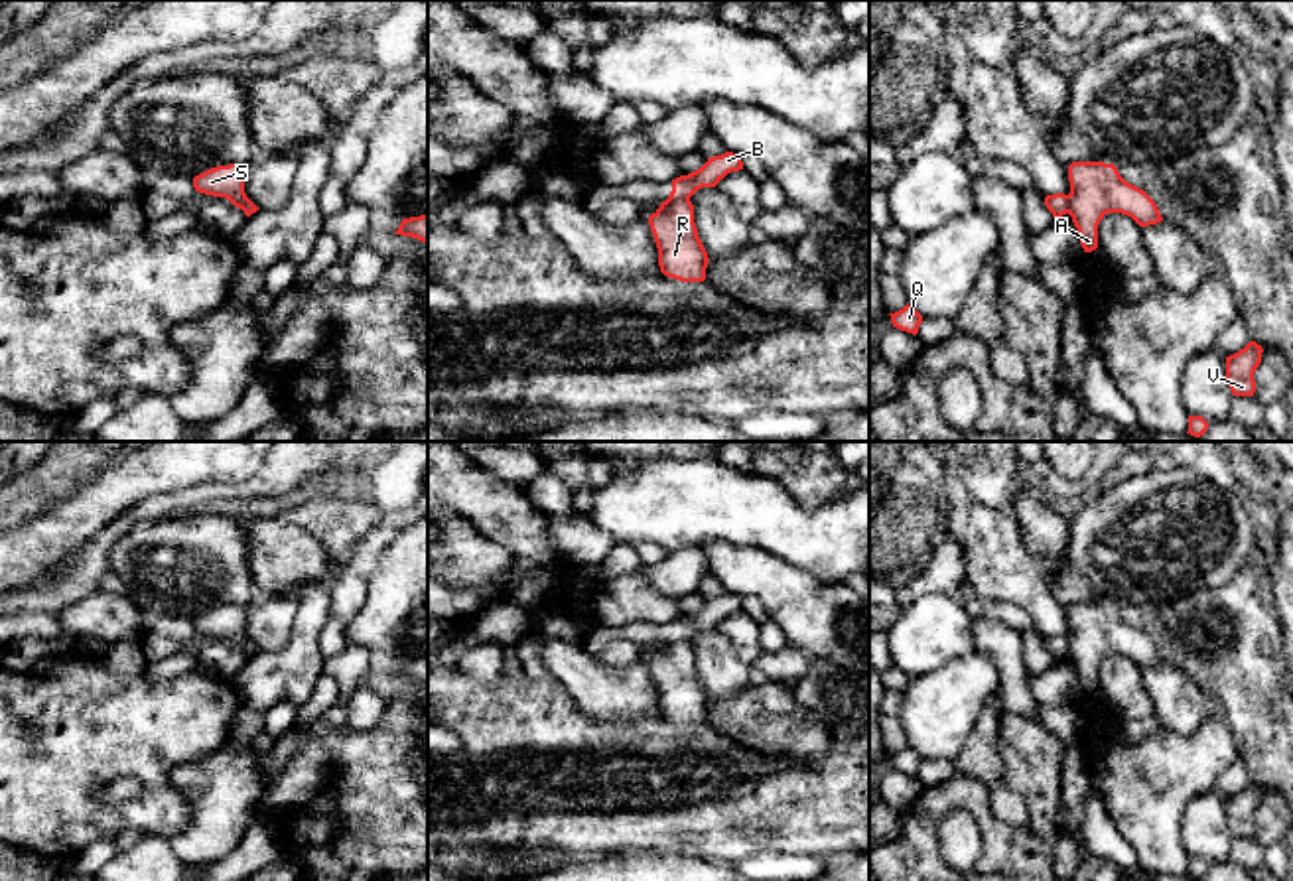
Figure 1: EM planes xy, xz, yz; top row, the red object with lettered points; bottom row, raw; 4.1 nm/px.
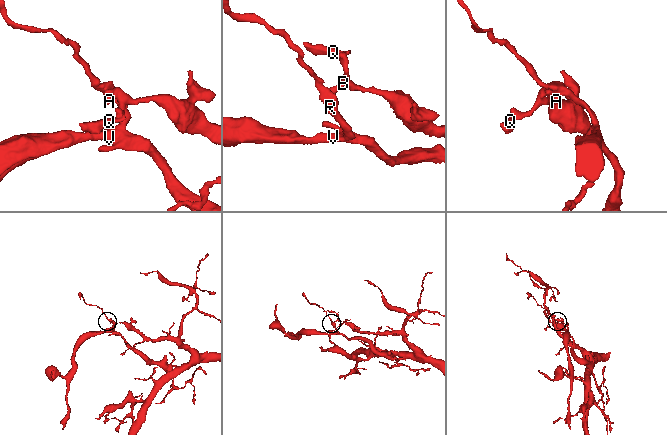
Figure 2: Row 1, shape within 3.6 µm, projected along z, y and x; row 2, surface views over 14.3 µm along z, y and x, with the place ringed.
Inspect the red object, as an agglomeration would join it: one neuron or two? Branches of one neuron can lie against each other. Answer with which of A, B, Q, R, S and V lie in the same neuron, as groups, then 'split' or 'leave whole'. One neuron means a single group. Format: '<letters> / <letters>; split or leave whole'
A R S V / B Q; split

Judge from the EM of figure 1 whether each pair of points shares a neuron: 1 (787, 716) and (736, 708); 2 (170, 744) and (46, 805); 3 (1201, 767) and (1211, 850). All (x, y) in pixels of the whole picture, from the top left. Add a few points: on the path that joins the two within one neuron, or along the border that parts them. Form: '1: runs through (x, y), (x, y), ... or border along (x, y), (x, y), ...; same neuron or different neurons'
1: runs through (775, 716), (748, 716); same neuron
2: runs through (138, 744), (107, 744), (77, 773); same neuron
3: border along (1213, 787), (1199, 793), (1185, 807), (1183, 834); different neurons

